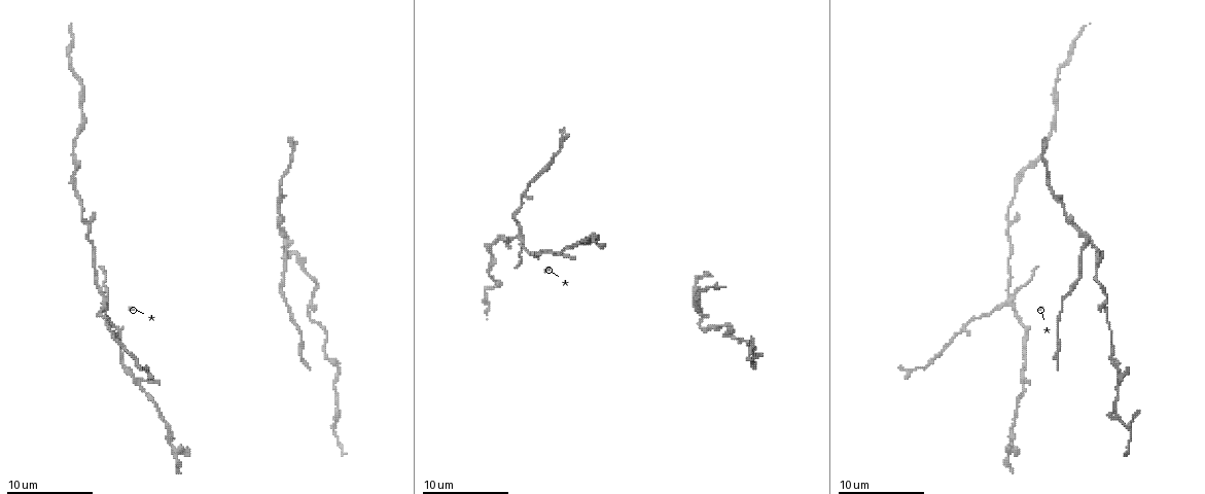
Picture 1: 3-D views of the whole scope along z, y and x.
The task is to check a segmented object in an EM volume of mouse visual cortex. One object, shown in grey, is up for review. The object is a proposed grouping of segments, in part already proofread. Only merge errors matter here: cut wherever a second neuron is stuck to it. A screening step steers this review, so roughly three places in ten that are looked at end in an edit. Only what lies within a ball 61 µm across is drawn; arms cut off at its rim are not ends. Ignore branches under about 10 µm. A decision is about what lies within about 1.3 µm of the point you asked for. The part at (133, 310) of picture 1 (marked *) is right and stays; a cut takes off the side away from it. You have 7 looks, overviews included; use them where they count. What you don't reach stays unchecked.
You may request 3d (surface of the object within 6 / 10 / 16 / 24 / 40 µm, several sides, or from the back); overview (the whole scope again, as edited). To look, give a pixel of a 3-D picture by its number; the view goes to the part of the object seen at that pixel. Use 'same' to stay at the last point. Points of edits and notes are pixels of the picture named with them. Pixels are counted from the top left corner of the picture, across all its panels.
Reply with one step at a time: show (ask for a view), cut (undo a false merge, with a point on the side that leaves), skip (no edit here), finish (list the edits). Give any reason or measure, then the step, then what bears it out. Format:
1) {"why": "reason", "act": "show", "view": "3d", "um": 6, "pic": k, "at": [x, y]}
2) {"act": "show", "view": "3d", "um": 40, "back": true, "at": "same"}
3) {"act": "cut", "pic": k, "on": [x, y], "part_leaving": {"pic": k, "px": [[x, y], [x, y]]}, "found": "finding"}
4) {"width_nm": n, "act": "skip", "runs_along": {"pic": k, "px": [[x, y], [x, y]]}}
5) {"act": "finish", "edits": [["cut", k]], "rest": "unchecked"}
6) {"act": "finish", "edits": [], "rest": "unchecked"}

{"why": "thick turns thin", "act": "show", "view": "3d", "um": 6, "pic": 1, "at": [309, 313]}

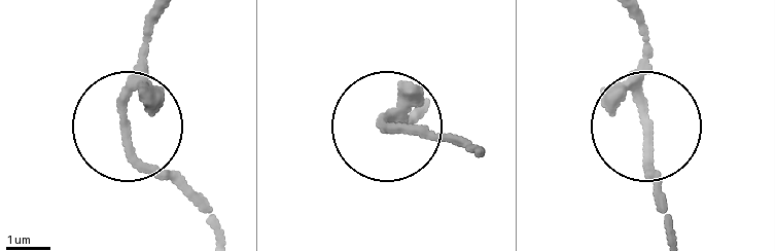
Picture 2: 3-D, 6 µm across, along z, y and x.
{"width_nm": 190, "act": "skip", "runs_along": {"pic": 2, "px": [[630, 19], [648, 52], [637, 107], [660, 204]]}, "found": "all the same neuron"}

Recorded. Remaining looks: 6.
{"why": "looks like a crossing", "act": "show", "view": "3d", "um": 6, "pic": 1, "at": [700, 319]}

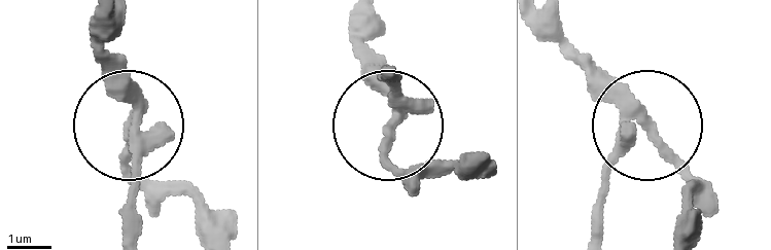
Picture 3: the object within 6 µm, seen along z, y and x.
{"arms": 4, "act": "cut", "pic": 3, "on": [130, 188], "part_leaving": {"pic": 3, "px": [[138, 129], [138, 236]]}, "found": "two neurons meet here"}

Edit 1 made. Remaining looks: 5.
{"why": "looks like a crossing", "act": "show", "view": "3d", "um": 6, "pic": 1, "at": [1010, 299]}

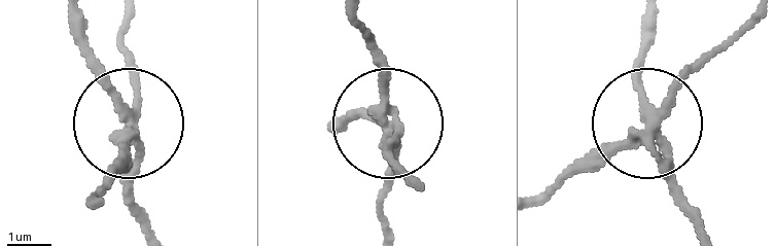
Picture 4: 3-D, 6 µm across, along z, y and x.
{"act": "cut", "pic": 4, "on": [131, 76], "part_leaving": {"pic": 4, "px": [[129, 133], [99, 191]]}, "found": "two neurons meet here"}

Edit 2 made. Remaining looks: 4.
{"why": "sudden change in width", "act": "show", "view": "3d", "um": 6, "pic": 1, "at": [553, 251]}

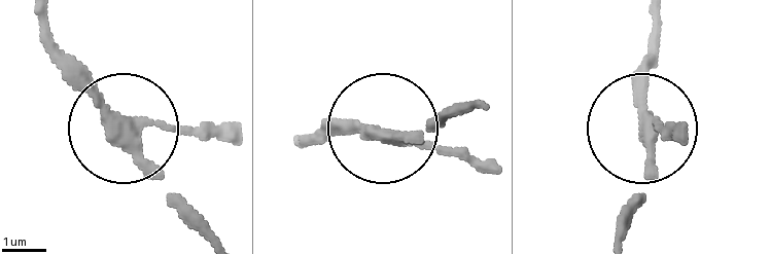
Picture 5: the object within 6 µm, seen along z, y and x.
{"act": "skip", "found": "all the same neuron"}

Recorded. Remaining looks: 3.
{"act": "finish", "edits": [["cut", 3], ["cut", 4]], "rest": "unchecked"}

